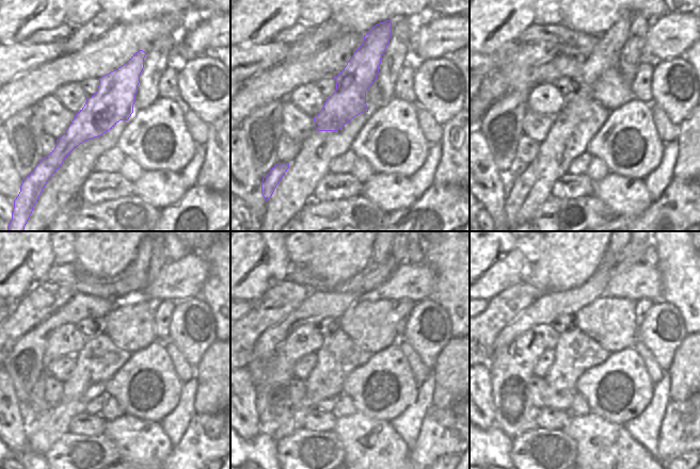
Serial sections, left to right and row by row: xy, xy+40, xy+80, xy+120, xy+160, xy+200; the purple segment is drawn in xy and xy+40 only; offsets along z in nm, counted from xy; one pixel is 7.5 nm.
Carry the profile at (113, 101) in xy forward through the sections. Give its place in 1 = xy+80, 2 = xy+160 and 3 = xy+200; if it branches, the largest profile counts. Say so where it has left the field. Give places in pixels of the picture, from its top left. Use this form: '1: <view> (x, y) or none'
1: xy+80 (605, 57)
2: xy+160 (380, 253)
3: xy+200 (616, 253)

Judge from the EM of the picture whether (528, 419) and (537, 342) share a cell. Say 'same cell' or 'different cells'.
same cell

